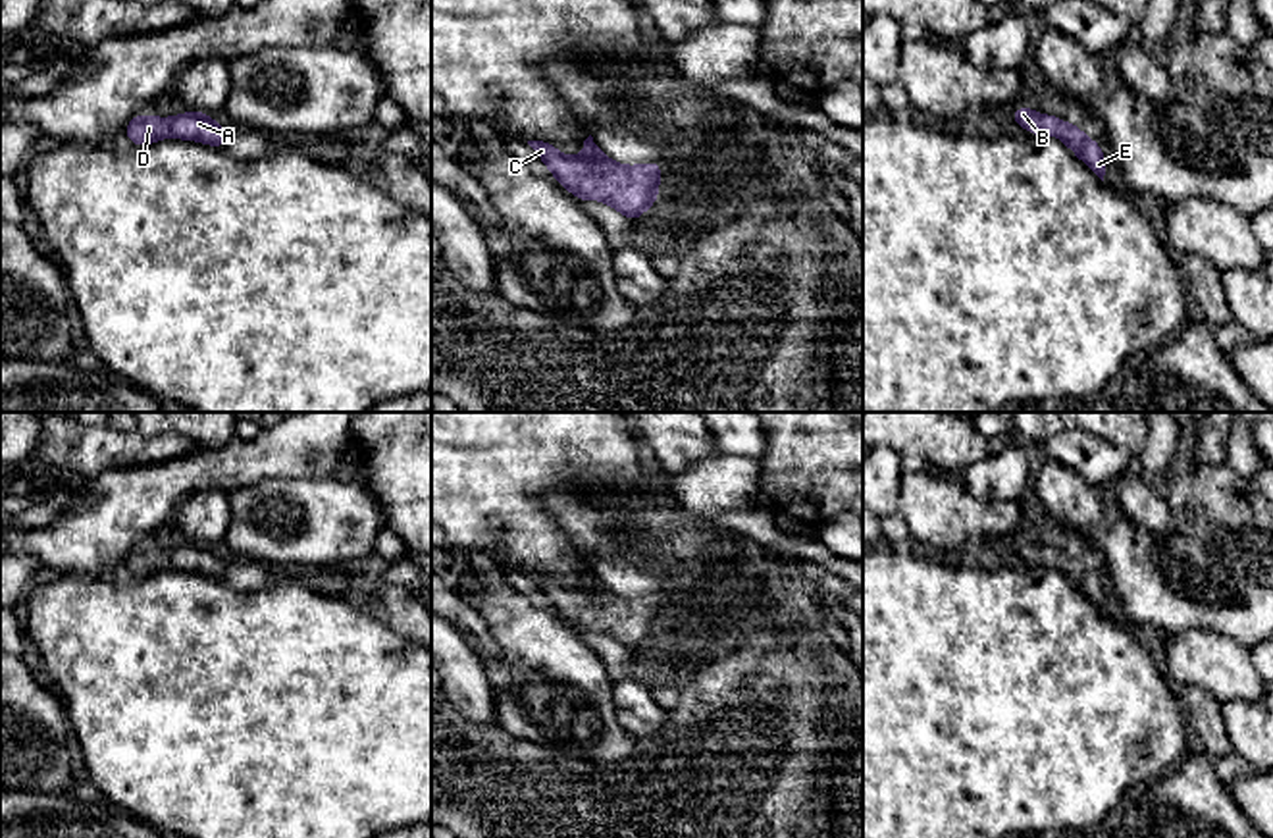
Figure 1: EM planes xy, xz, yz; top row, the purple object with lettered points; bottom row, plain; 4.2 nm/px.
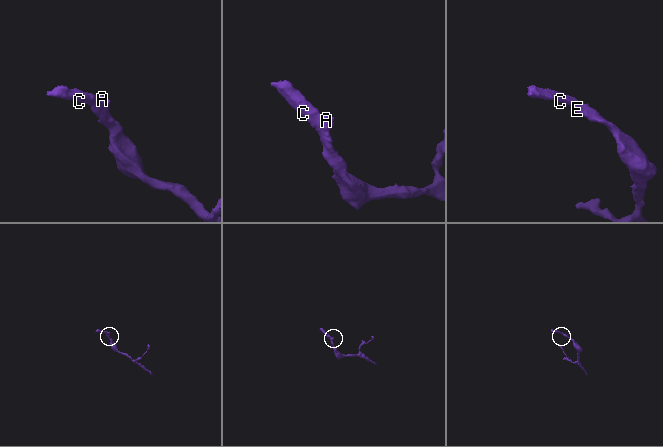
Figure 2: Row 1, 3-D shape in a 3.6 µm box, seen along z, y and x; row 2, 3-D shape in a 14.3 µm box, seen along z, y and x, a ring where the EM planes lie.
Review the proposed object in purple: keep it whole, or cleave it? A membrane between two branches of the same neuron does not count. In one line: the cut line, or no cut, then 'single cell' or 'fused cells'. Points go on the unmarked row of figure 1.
cut none; single cell

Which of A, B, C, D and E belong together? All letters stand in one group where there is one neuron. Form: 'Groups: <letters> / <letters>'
Groups: A B C D E

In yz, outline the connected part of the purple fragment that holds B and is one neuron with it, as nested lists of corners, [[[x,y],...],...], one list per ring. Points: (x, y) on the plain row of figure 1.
[[[1026,537],[1015,541],[1009,551],[1032,566],[1057,566],[1104,613],[1107,591],[1100,582],[1100,574],[1088,570],[1080,559],[1055,547],[1042,547]]]

